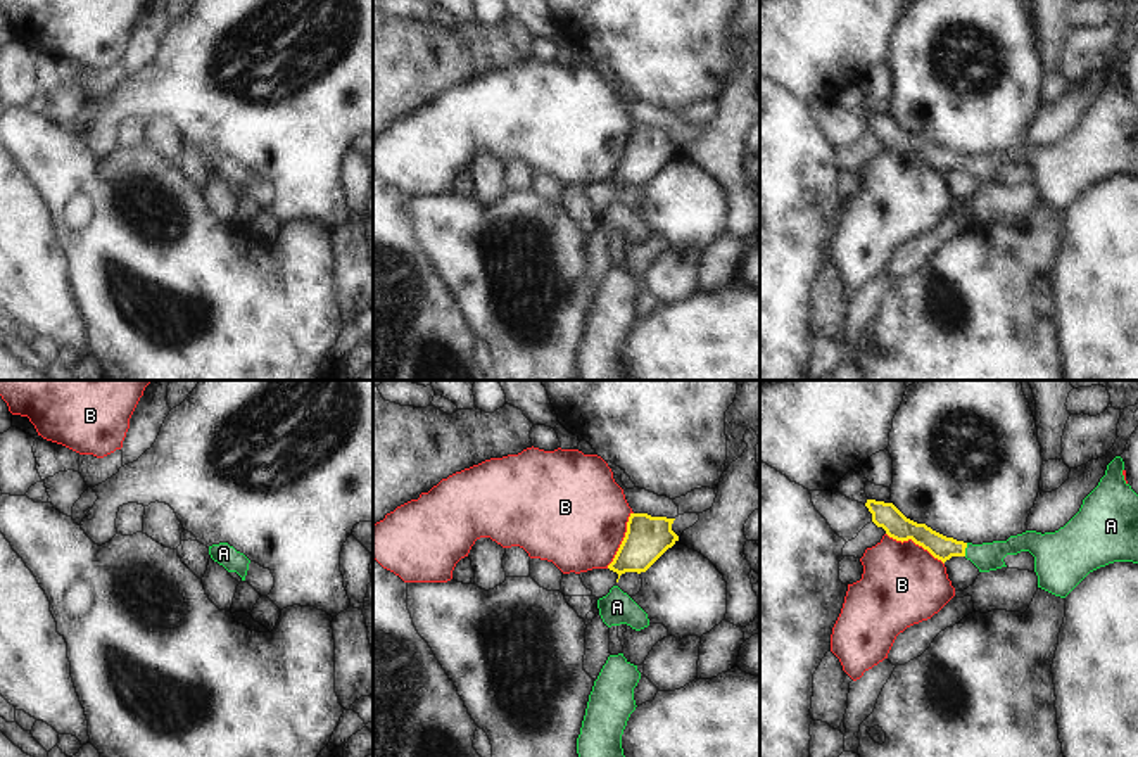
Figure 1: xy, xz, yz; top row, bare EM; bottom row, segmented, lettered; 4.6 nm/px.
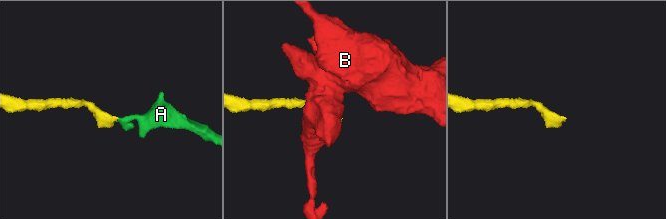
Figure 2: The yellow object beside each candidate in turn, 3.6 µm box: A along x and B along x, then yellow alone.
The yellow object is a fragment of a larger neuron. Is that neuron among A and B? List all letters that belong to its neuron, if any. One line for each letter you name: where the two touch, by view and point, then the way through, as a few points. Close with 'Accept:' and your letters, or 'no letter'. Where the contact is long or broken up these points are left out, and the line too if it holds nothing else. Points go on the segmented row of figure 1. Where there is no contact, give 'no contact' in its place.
A: contact yz (964, 550); way yz (940, 547), (964, 550), (986, 557)
Accept: A

